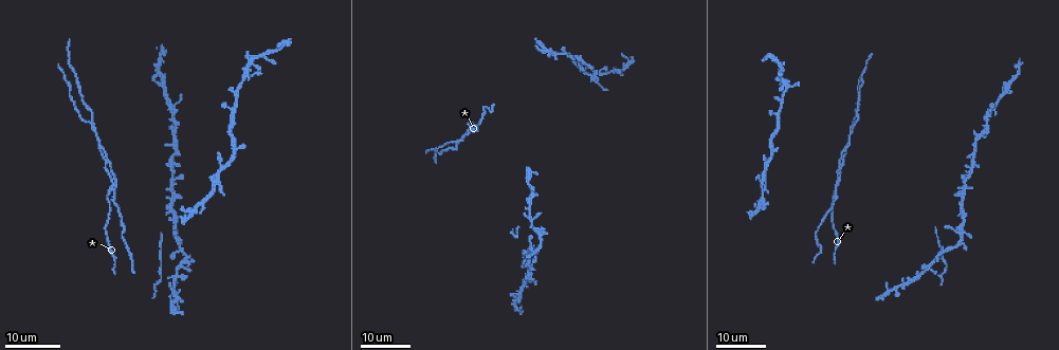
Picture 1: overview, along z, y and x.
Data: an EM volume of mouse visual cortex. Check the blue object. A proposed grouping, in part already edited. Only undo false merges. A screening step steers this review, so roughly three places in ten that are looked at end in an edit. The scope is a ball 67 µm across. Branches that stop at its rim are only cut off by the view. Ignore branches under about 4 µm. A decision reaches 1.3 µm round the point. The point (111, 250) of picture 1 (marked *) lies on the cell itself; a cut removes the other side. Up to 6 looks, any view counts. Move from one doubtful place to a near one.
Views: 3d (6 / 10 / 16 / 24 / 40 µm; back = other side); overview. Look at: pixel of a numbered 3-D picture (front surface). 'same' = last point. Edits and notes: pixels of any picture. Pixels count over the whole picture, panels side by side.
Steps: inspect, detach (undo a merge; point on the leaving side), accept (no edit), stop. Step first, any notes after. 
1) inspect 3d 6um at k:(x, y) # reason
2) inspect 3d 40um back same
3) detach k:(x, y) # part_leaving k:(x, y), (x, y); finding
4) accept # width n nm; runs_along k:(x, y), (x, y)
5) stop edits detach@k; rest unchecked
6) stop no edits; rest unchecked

inspect 3d 24um at 1:(835, 188) # two arms at a narrow angle

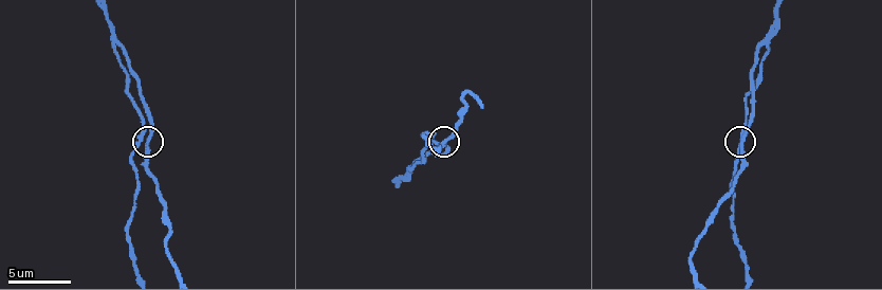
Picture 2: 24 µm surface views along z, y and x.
inspect 3d 10um at 2:(741, 140)

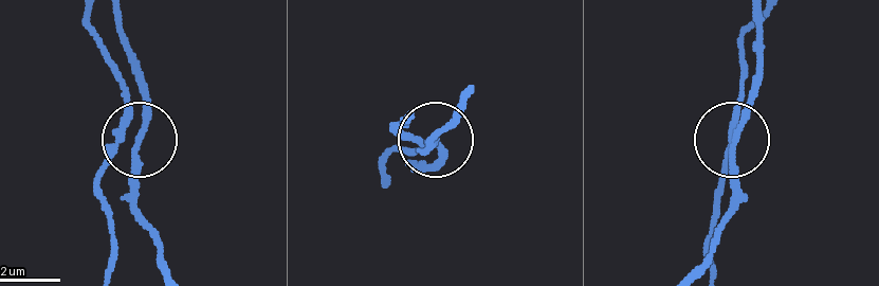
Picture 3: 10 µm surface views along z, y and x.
accept # arms 5; runs_along 3:(108, 264), (111, 211), (98, 173), (141, 136), (111, 54); all the same cell

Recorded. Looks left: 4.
inspect 3d 16um at 1:(89, 123) # small branch off a trunk

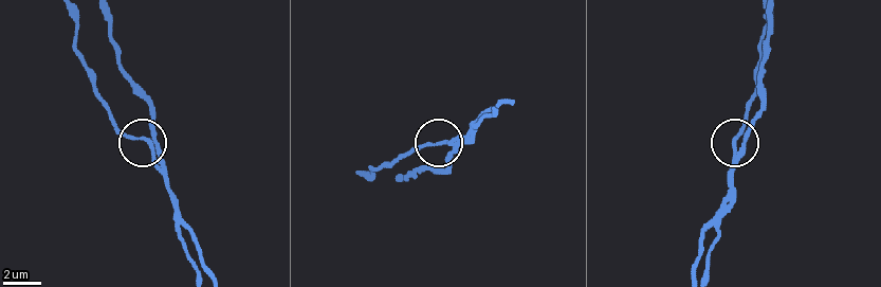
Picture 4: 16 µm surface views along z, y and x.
inspect 3d 10um at 4:(732, 143)

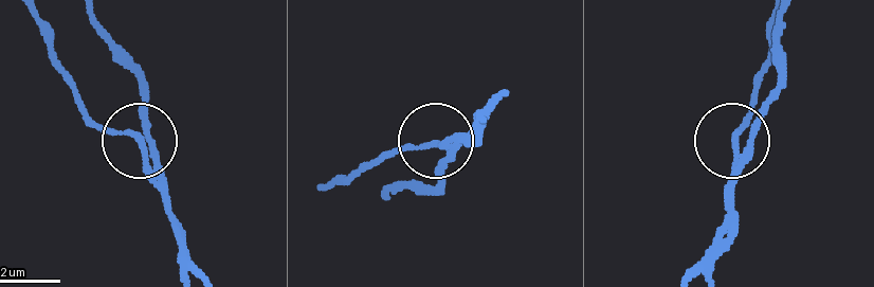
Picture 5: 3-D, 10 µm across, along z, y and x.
accept # width 190 nm; runs_along 5:(186, 271), (161, 173), (141, 144), (103, 131), (83, 114); continuous, no second cell

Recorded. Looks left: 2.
stop no edits; rest unchecked

